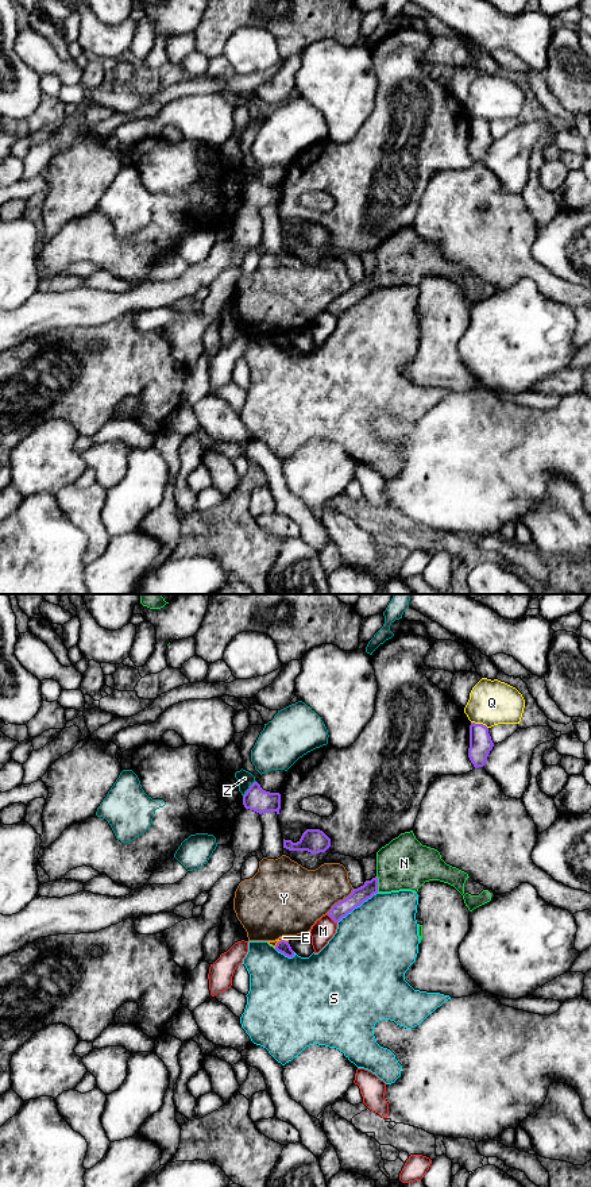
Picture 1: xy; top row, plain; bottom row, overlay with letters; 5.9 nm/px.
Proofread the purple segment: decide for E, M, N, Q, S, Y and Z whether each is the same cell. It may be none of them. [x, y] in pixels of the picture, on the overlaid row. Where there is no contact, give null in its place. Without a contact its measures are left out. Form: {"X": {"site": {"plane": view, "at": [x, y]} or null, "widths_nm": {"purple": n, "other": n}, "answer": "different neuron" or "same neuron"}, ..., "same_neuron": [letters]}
{"E": {"site": {"plane": "xy", "at": [281, 940]}, "widths_nm": {"purple": 80, "other": 30}, "answer": "different neuron"}, "M": {"site": {"plane": "xy", "at": [332, 918]}, "widths_nm": {"purple": 90, "other": 140}, "answer": "different neuron"}, "N": {"site": {"plane": "xy", "at": [377, 885]}, "widths_nm": {"purple": 90, "other": 300}, "answer": "different neuron"}, "Q": {"site": {"plane": "xy", "at": [479, 724]}, "widths_nm": {"purple": 140, "other": 260}, "answer": "different neuron"}, "S": {"site": {"plane": "xy", "at": [356, 906]}, "widths_nm": {"purple": 90, "other": 480}, "answer": "different neuron"}, "Y": {"site": {"plane": "xy", "at": [339, 901]}, "widths_nm": {"purple": 90, "other": 360}, "answer": "different neuron"}, "Z": {"site": {"plane": "xy", "at": [248, 789]}, "widths_nm": {"purple": 140, "other": 90}, "answer": "different neuron"}, "same_neuron": []}

